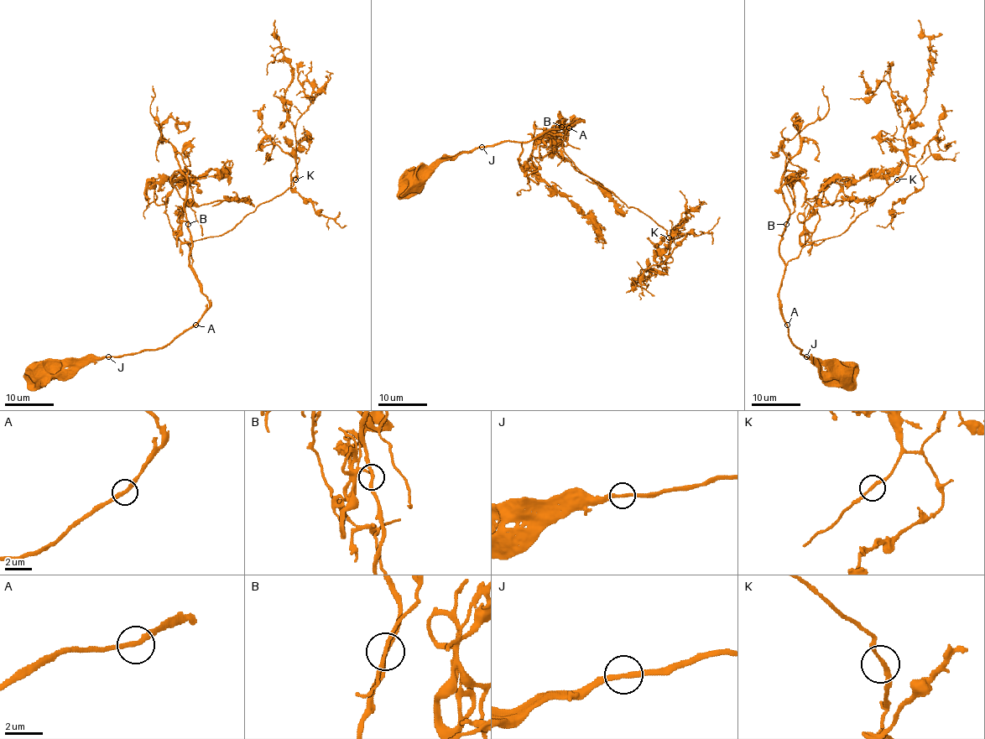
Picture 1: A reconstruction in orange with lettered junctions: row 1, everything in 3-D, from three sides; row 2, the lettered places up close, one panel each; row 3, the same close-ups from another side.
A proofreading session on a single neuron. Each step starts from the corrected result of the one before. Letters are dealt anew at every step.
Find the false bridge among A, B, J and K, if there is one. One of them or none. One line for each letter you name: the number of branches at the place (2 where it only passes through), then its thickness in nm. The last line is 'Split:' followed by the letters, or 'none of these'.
Split: none of these

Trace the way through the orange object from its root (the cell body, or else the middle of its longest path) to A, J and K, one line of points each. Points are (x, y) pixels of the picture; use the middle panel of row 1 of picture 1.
A: (418, 182), (444, 156), (456, 156), (463, 151), (494, 146), (504, 141), (530, 141), (549, 129), (569, 127)
J: (418, 182), (444, 156), (456, 156), (482, 146)
K: (418, 182), (444, 156), (530, 141), (581, 119), (565, 127), (569, 158), (669, 237)

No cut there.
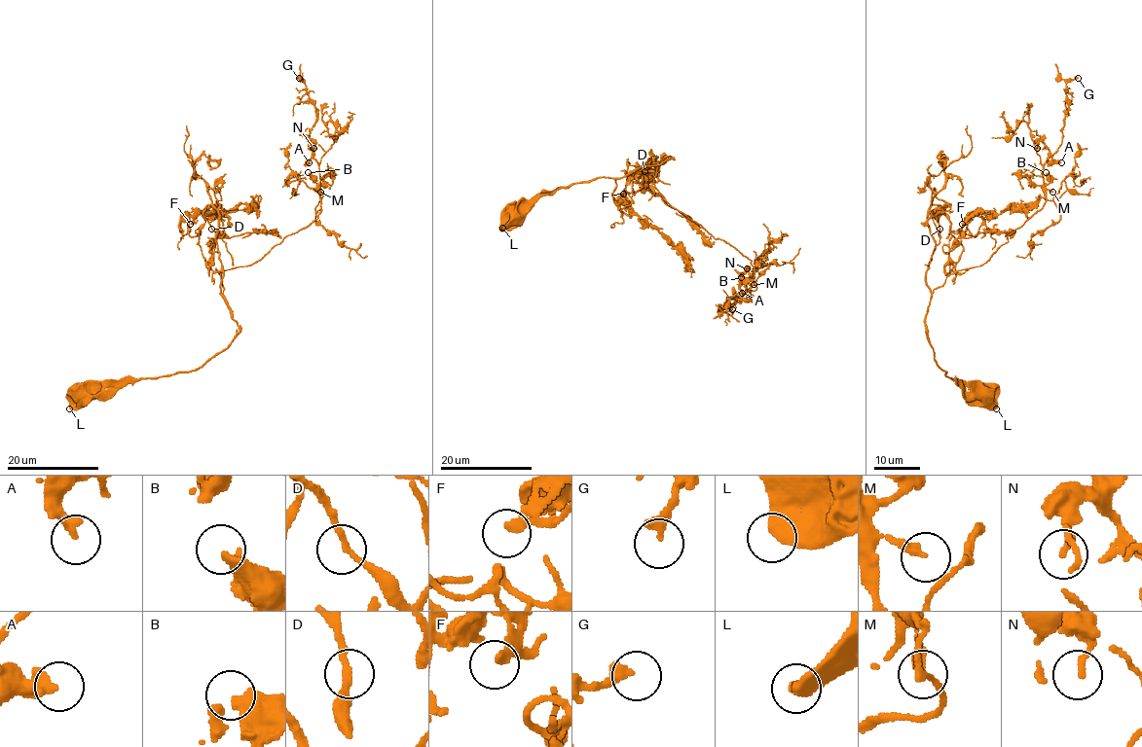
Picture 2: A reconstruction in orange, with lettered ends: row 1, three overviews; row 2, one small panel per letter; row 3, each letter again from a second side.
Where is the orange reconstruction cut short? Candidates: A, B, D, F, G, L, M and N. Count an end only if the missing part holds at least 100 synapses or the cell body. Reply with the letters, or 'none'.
G

